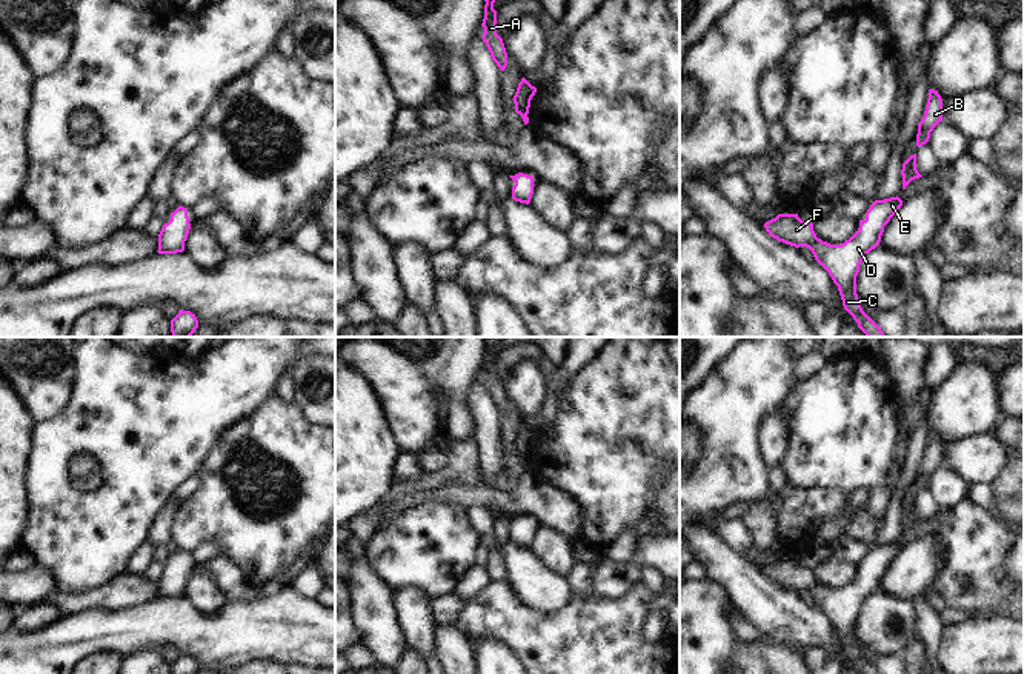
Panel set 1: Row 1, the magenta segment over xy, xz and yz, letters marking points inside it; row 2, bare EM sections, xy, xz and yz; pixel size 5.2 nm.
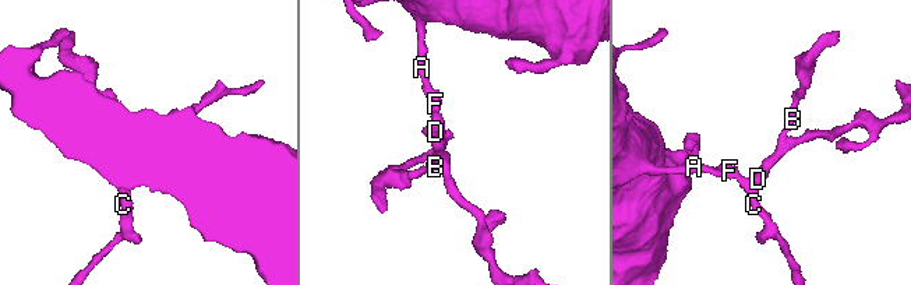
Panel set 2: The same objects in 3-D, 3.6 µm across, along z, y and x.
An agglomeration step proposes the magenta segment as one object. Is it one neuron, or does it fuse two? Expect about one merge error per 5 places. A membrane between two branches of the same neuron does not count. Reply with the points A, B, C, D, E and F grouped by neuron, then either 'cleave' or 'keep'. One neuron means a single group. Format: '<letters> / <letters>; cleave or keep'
A B C D E F; keep

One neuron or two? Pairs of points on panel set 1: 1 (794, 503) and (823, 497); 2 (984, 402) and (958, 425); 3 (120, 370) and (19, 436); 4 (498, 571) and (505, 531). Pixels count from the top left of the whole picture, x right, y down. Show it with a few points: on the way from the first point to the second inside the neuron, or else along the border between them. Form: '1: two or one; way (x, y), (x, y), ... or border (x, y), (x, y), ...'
1: one; way (801, 503), (815, 503)
2: one; way (978, 408), (970, 417), (964, 419)
3: two; border (36, 423), (28, 460)
4: one; way (495, 562), (497, 540)

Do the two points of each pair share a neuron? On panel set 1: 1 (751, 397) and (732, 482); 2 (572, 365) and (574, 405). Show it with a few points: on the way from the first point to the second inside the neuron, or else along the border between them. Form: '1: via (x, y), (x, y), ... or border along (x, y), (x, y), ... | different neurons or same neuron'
1: via (737, 419), (737, 456), (734, 460) | same neuron
2: border along (597, 353), (569, 379) | different neurons

